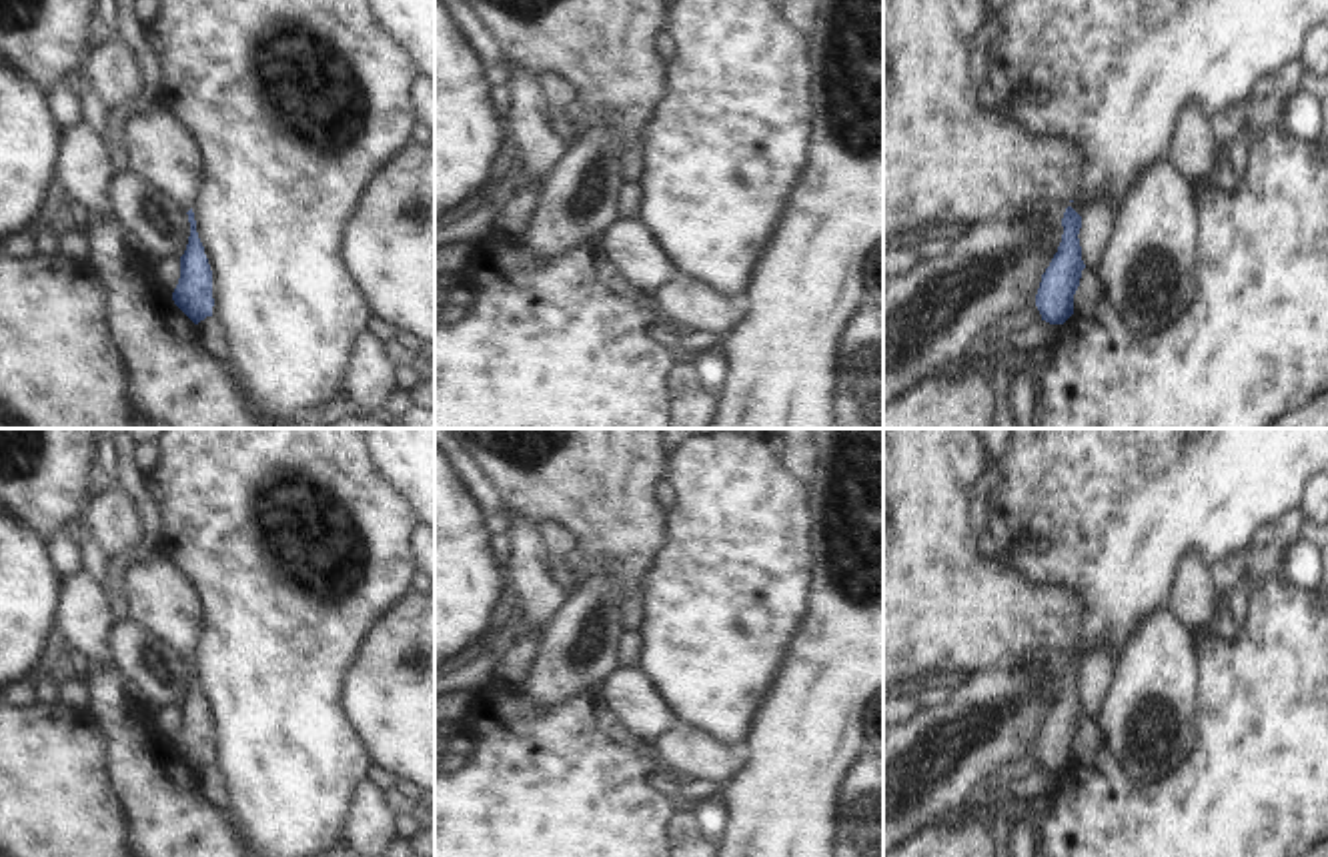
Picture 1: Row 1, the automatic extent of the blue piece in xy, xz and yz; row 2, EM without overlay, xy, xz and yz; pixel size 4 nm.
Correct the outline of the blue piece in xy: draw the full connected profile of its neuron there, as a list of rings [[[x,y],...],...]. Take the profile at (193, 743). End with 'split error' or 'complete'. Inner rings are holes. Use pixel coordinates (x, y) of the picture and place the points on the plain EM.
[[[158,549],[122,569],[120,593],[128,623],[154,635],[188,663],[190,685],[180,705],[174,753],[198,773],[212,765],[212,719],[196,681],[192,651],[202,635],[202,611],[192,587]]]; split error

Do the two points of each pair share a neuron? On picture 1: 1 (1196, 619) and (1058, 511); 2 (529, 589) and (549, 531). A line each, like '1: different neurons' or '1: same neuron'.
1: different neurons
2: different neurons

